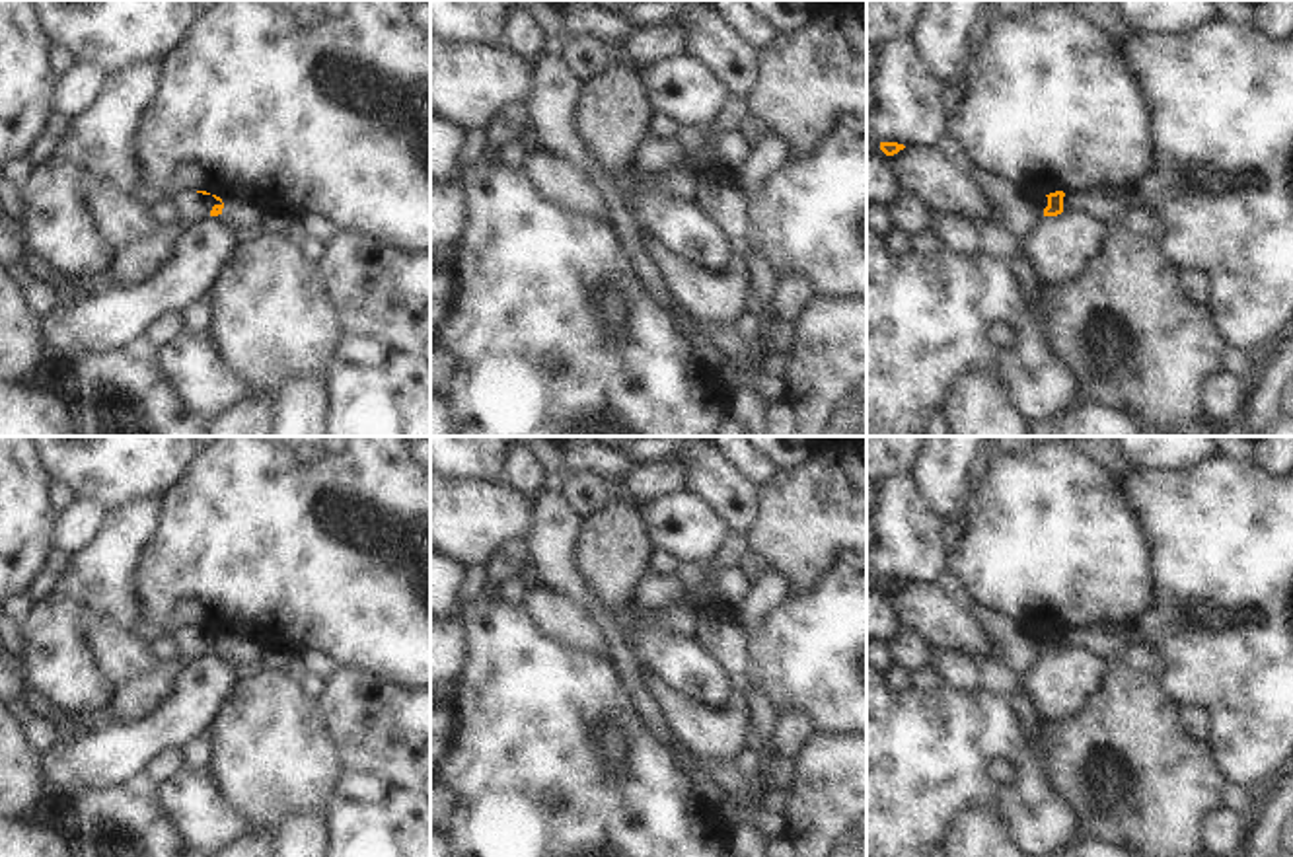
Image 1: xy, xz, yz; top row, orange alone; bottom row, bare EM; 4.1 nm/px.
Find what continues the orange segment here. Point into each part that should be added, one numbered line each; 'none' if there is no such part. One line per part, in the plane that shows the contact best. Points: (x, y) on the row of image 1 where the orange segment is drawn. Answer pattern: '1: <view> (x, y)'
1: xy (189, 205)

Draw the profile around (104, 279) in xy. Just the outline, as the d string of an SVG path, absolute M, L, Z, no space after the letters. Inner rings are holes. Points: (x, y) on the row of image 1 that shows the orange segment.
M109 267L99 273L86 273L86 275L72 275L72 277L56 273L56 279L53 282L53 292L60 282L68 282L70 286L82 290L84 294L101 292L117 284Z

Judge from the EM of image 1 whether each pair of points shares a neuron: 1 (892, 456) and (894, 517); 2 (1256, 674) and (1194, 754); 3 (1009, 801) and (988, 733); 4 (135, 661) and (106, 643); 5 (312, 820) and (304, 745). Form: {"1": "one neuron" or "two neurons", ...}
{"1": "two neurons", "2": "two neurons", "3": "one neuron", "4": "one neuron", "5": "two neurons"}

